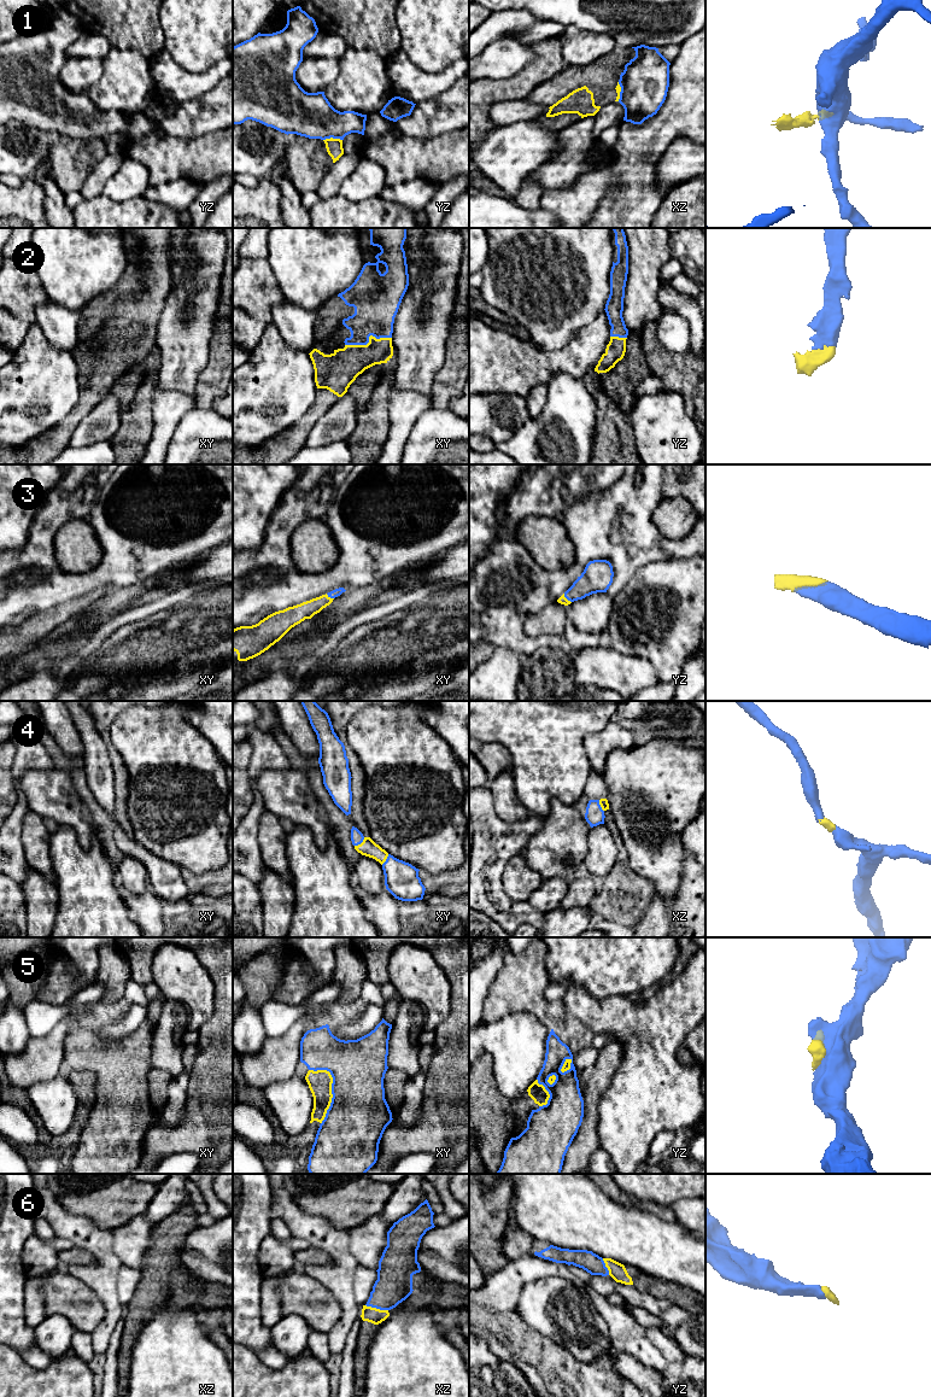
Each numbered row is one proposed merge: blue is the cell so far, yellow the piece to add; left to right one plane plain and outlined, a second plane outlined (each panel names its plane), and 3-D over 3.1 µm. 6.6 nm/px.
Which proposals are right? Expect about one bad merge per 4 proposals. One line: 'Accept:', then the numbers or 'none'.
Accept: 2, 3, 4, 6

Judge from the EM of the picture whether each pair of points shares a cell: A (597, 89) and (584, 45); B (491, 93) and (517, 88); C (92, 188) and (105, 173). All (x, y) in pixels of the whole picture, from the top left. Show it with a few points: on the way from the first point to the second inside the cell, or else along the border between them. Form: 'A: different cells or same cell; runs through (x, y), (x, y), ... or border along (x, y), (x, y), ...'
A: different cells; border along (613, 48), (586, 64), (567, 65)
B: same cell; runs through (497, 91), (511, 88)
C: same cell; runs through (94, 185), (101, 176)

